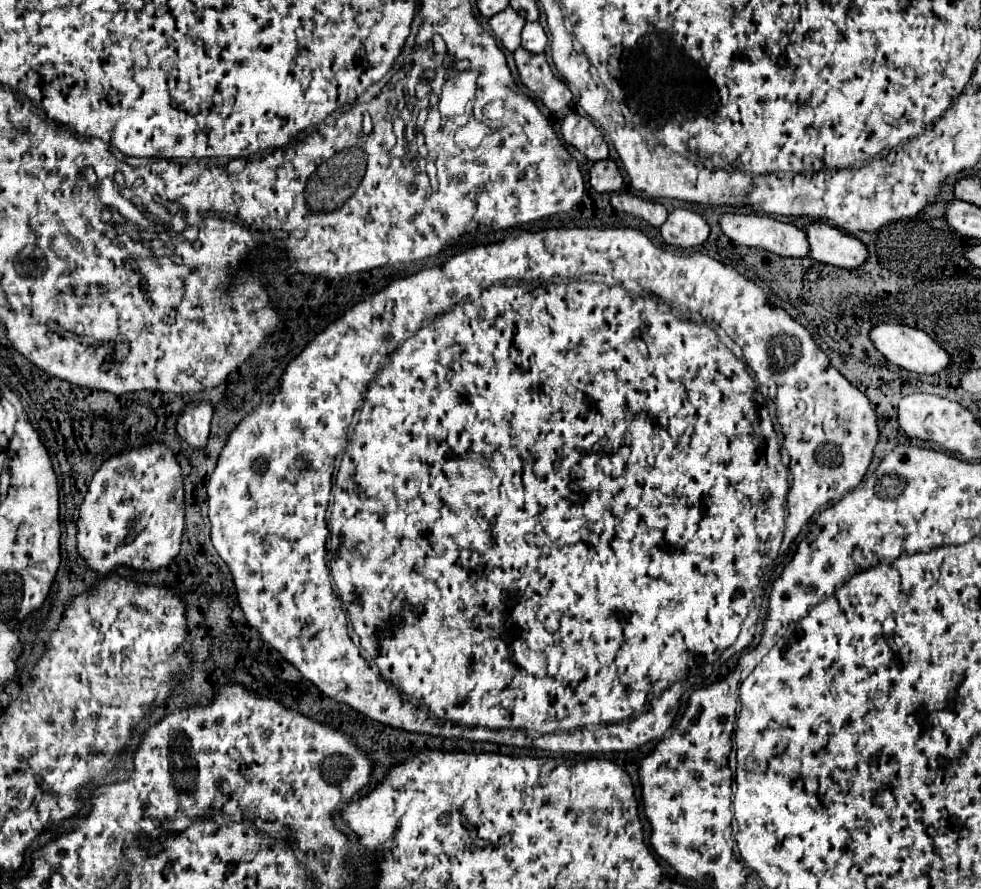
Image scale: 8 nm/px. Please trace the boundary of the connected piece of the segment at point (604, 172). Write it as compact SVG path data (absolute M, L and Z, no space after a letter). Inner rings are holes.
M604 158L590 168L590 186L596 192L614 194L622 188L622 174L612 158Z

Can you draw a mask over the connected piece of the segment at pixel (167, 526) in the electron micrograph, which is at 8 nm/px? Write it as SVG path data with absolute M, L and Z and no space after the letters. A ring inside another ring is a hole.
M150 442L108 458L94 474L80 506L78 552L92 570L108 576L116 566L158 570L180 552L184 534L184 484L168 444Z

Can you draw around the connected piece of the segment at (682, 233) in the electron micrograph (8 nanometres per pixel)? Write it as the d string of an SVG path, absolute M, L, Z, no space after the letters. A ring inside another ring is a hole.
M678 208L660 226L660 232L668 244L674 244L680 248L692 248L702 244L708 238L710 226L700 214L686 208Z

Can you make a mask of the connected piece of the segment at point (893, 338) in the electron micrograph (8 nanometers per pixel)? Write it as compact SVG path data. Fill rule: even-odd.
M882 322L882 324L872 328L870 338L888 362L892 362L892 364L896 364L904 370L916 372L916 374L938 374L938 372L946 370L952 364L952 356L940 344L936 344L926 332L922 332L918 328L910 328L910 326L904 326L904 324Z

